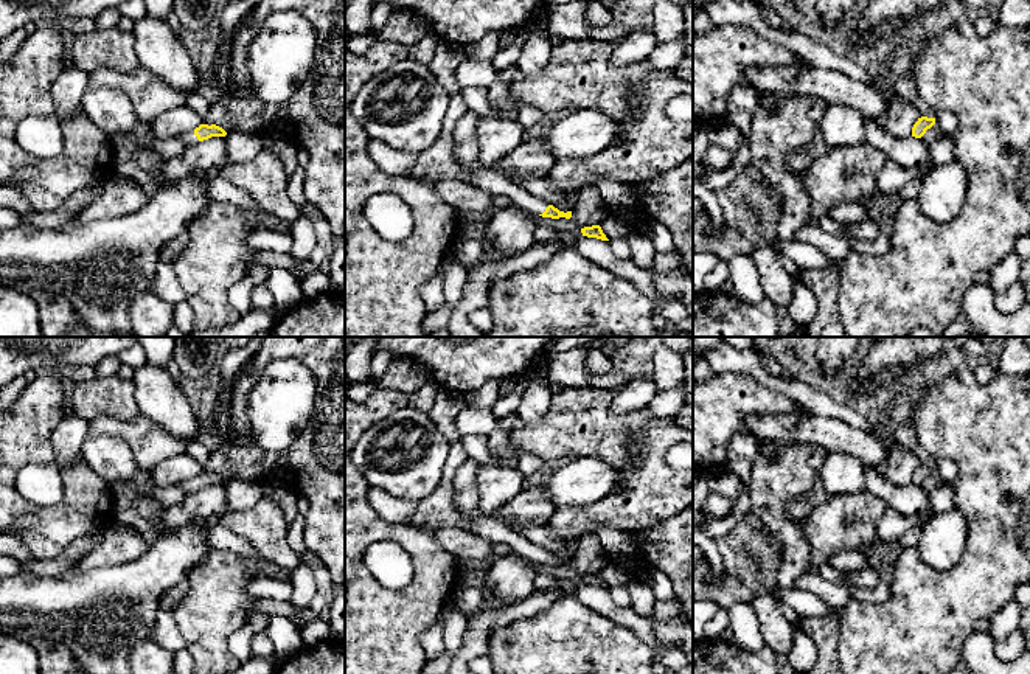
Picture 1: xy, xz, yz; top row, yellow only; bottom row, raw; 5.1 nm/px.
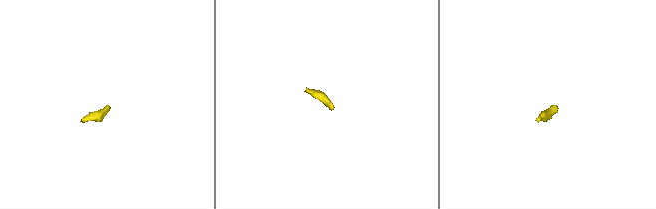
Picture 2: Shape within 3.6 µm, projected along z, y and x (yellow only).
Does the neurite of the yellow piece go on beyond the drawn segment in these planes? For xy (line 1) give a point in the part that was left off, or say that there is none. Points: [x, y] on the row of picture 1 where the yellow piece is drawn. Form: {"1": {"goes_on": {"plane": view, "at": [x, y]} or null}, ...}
{"1": {"goes_on": {"plane": "xy", "at": [188, 138]}}}

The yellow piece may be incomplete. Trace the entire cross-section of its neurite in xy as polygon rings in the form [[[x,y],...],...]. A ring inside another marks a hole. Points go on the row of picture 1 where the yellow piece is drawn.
[[[200,124],[191,132],[183,134],[180,138],[186,146],[196,144],[197,141],[208,140],[211,137],[225,137],[227,132],[216,124]]]

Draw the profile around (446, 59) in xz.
[[[440,42],[427,68],[444,87],[449,98],[460,93],[463,89],[455,81],[455,71],[466,57],[466,50],[463,47]]]

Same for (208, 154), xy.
[[[211,137],[188,146],[180,157],[165,160],[158,168],[158,175],[166,182],[177,182],[193,171],[205,174],[210,169],[222,168],[225,163],[224,137]]]

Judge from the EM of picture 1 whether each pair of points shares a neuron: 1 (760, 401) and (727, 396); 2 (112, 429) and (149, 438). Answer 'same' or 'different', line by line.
1: same
2: same

